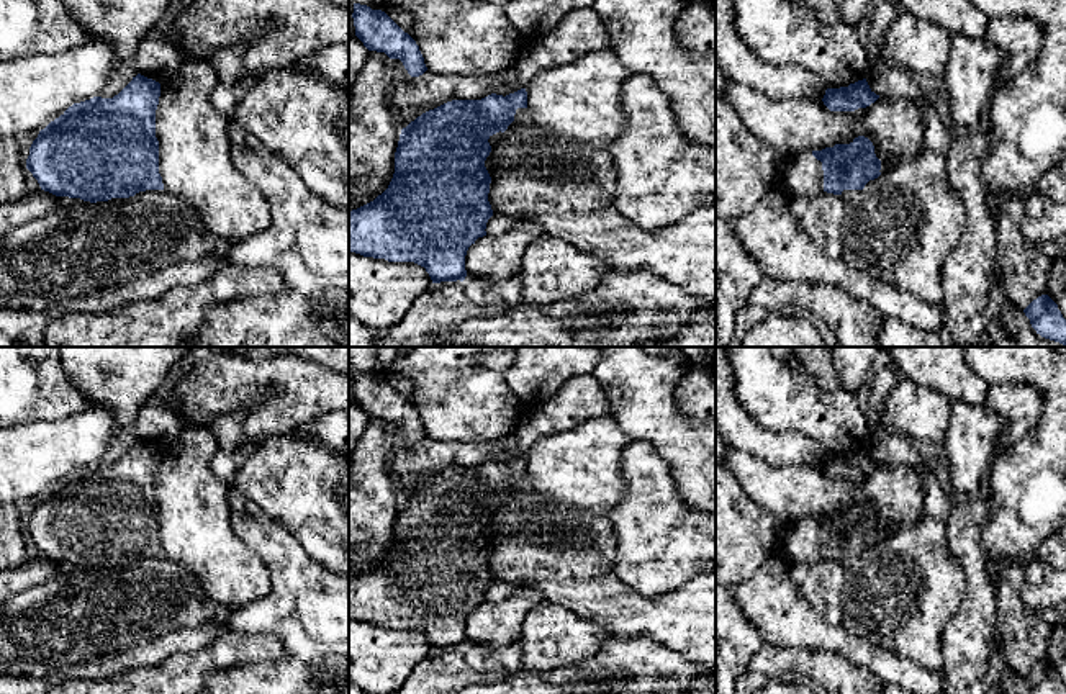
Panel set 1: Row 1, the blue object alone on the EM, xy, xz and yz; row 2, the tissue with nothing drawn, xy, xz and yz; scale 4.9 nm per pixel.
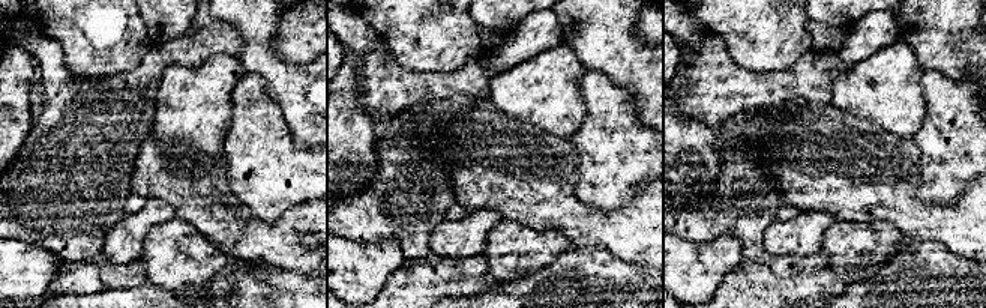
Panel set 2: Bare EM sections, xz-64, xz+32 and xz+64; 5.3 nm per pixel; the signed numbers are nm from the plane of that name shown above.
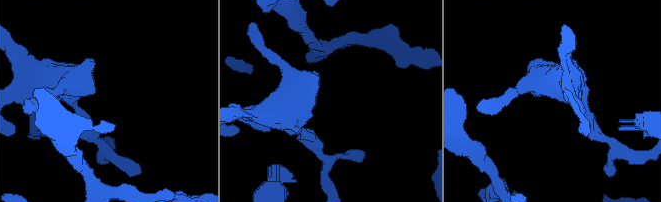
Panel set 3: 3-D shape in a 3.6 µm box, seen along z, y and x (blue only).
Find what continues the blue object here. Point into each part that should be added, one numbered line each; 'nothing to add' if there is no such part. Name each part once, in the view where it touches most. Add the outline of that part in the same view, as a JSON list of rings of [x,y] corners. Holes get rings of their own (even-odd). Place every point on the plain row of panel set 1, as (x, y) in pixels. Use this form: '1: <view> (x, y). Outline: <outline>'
1: yz (804, 542). Outline: [[[811,517],[799,519],[789,525],[784,555],[788,563],[811,563],[824,557],[822,529]]]

